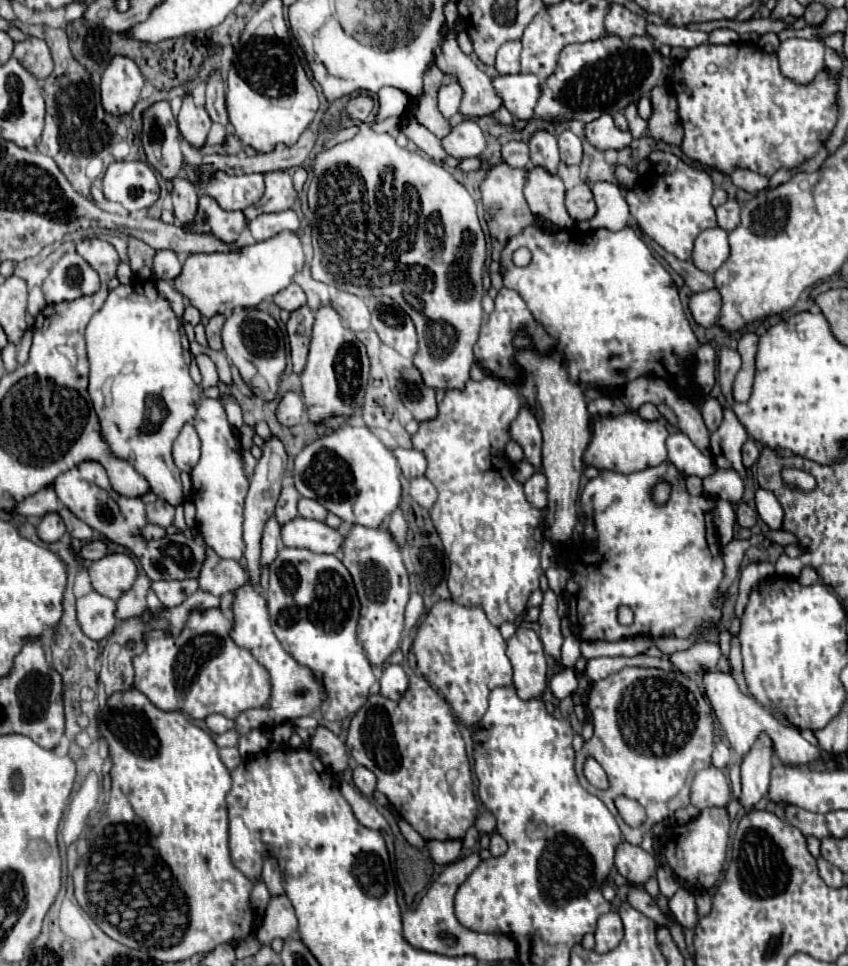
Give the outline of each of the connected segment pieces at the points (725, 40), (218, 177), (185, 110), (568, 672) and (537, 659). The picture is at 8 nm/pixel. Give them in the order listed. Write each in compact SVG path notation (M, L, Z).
M719 28L709 34L709 44L735 44L737 40L739 40L739 34L729 28Z
M189 168L189 180L205 194L215 198L223 210L245 210L251 204L257 204L263 196L265 184L263 174L243 174L243 176L227 176L217 172L211 182L199 184L193 168Z
M191 96L183 98L183 106L177 116L179 122L179 132L187 140L189 146L193 148L203 148L207 142L207 134L211 128L211 118L203 108L197 108L193 104Z
M565 668L563 672L559 672L551 678L549 688L557 700L563 700L563 698L571 696L571 692L577 688L577 680L579 680L579 676L577 676L575 668Z
M519 628L507 640L507 656L513 664L513 686L521 700L541 698L547 690L547 660L537 632Z

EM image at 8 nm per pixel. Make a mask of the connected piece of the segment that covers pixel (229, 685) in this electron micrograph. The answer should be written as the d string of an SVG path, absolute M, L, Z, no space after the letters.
M221 608L193 610L179 636L169 634L167 628L153 628L143 634L145 650L133 658L135 682L133 688L143 692L161 710L179 710L195 720L205 720L209 714L223 714L227 718L237 718L241 712L263 706L269 698L269 678L263 666L255 662L247 648L241 648L231 638L233 618L227 618Z

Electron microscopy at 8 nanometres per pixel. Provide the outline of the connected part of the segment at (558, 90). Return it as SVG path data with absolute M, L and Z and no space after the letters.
M603 34L601 38L589 40L589 42L583 42L583 44L567 44L567 46L559 52L555 72L553 72L551 76L547 76L547 78L541 82L541 96L539 96L537 106L535 106L535 116L541 118L541 120L545 120L545 122L549 122L549 124L563 124L563 122L571 122L571 120L581 120L581 122L587 124L587 122L593 122L595 118L599 118L601 112L613 116L613 114L617 114L617 112L623 112L629 104L637 104L639 98L647 96L655 86L663 86L663 84L671 78L671 74L673 74L673 60L667 58L667 56L663 56L663 54L653 46L653 38L651 38L649 34L645 34L645 36L633 36L633 38L629 38L627 42L625 42L621 36L617 36L617 34Z

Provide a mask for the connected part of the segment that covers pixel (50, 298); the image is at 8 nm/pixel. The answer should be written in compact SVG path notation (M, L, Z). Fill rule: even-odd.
M67 252L45 278L43 294L47 304L59 304L91 296L99 290L99 284L97 272L77 252Z

